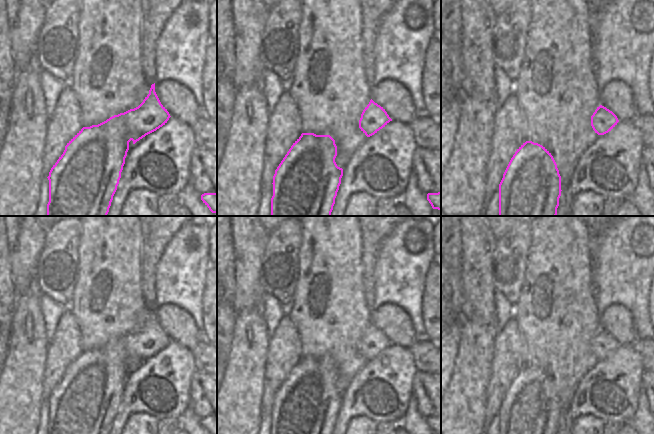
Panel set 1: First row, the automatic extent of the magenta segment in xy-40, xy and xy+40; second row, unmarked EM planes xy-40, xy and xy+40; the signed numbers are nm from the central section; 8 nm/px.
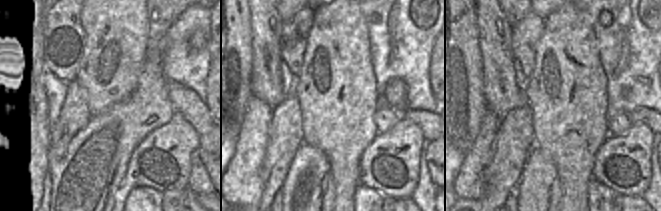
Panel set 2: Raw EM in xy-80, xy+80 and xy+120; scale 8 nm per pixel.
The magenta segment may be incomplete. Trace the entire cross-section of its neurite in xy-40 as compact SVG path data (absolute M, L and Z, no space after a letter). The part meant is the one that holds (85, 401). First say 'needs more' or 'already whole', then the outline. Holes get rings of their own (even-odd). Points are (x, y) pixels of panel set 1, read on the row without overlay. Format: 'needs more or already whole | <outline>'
already whole | M154 307L151 309L149 318L138 331L114 339L98 349L83 351L67 367L63 378L49 396L47 401L49 404L47 434L109 434L121 402L121 396L129 374L129 366L132 364L135 368L146 359L165 349L170 341L169 336L161 328L155 316Z

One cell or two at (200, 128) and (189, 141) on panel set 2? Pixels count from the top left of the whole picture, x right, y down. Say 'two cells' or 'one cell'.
two cells

